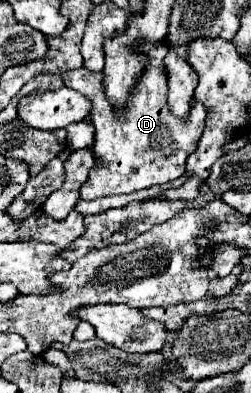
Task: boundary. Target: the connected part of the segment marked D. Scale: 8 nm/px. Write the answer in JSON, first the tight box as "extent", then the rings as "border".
{"extent":[61,41,207,199],"border":[[[165,41],[139,43],[135,51],[149,57],[143,75],[129,91],[127,107],[115,109],[105,97],[103,71],[89,71],[85,67],[65,71],[61,75],[65,87],[83,93],[91,101],[91,123],[95,125],[95,167],[81,187],[81,199],[99,199],[115,193],[133,193],[143,187],[169,183],[185,173],[185,161],[195,151],[203,127],[207,109],[199,101],[191,101],[191,111],[185,119],[177,119],[167,109],[167,73],[163,57],[169,47]]]}

